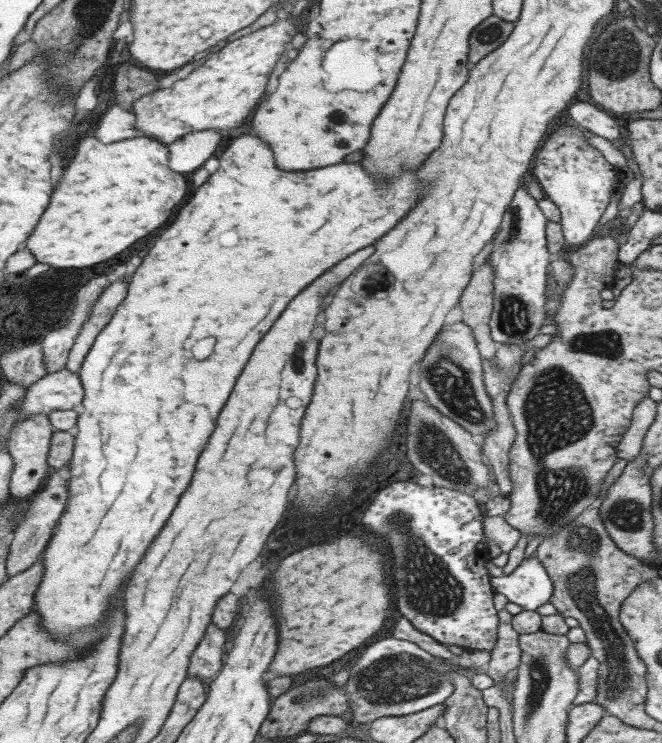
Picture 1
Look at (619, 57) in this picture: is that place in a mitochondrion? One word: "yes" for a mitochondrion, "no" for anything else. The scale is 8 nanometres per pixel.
yes

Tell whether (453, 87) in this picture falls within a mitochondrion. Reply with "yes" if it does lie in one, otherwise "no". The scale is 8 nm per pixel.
no

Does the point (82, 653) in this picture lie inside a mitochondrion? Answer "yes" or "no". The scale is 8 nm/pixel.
no

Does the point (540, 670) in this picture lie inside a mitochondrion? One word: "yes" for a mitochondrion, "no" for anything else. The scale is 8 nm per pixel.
yes

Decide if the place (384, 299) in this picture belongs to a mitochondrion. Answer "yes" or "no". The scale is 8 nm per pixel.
no

